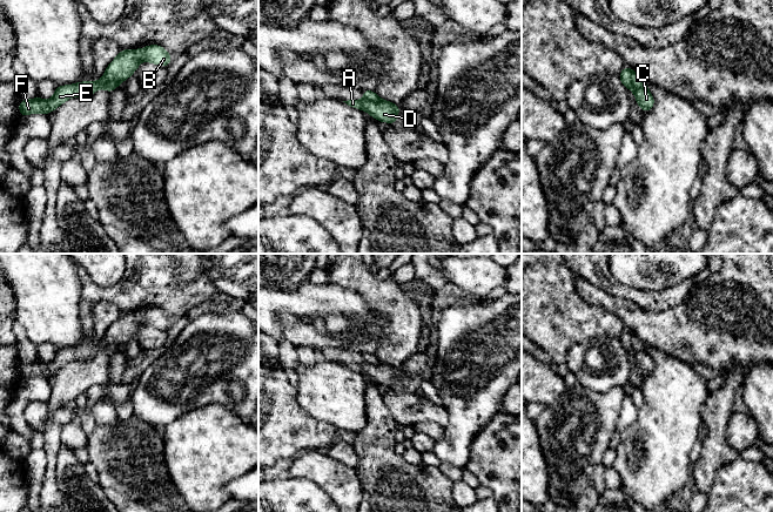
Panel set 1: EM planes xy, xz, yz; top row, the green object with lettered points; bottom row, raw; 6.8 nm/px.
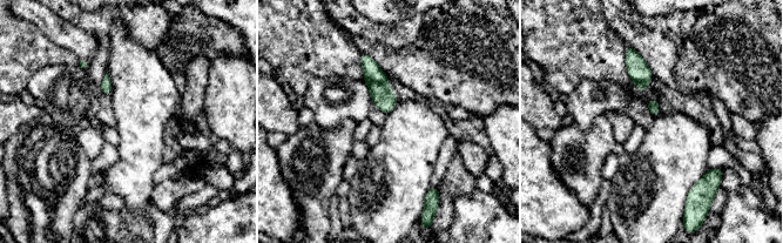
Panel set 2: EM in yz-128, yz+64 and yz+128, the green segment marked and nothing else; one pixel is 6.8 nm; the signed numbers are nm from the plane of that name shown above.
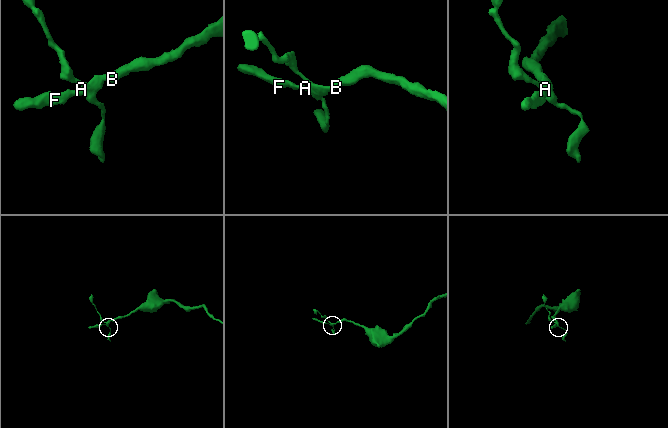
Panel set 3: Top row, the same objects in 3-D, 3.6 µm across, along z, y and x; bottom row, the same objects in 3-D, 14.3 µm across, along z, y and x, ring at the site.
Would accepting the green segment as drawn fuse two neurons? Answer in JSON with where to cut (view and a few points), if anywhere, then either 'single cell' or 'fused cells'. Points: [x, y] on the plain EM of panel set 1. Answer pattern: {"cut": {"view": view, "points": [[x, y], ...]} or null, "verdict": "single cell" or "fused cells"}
{"cut": {"view": "yz", "points": [[629, 331], [631, 345], [637, 351], [645, 350]]}, "verdict": "fused cells"}

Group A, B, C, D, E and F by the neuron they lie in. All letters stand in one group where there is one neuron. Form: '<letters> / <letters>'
A B D E F / C

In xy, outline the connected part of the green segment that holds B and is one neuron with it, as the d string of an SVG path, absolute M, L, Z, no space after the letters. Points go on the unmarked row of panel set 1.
M159 308L146 309L142 312L121 312L119 318L108 328L105 338L100 341L98 346L93 343L88 343L74 348L58 349L55 350L54 359L48 364L40 359L36 359L33 363L20 362L20 380L33 376L47 378L70 361L88 361L93 358L96 352L103 351L108 342L120 348L122 344L129 342L136 332L139 332L140 324L167 330L172 326L172 319L164 310Z

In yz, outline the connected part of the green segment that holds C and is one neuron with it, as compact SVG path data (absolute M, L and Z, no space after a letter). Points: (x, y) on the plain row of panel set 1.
M624 330L619 337L619 343L621 346L627 351L631 352L634 356L636 364L638 369L641 371L641 373L646 377L650 375L654 369L654 361L650 356L650 353L644 350L641 352L637 352L632 345L631 345L631 337L630 331Z

